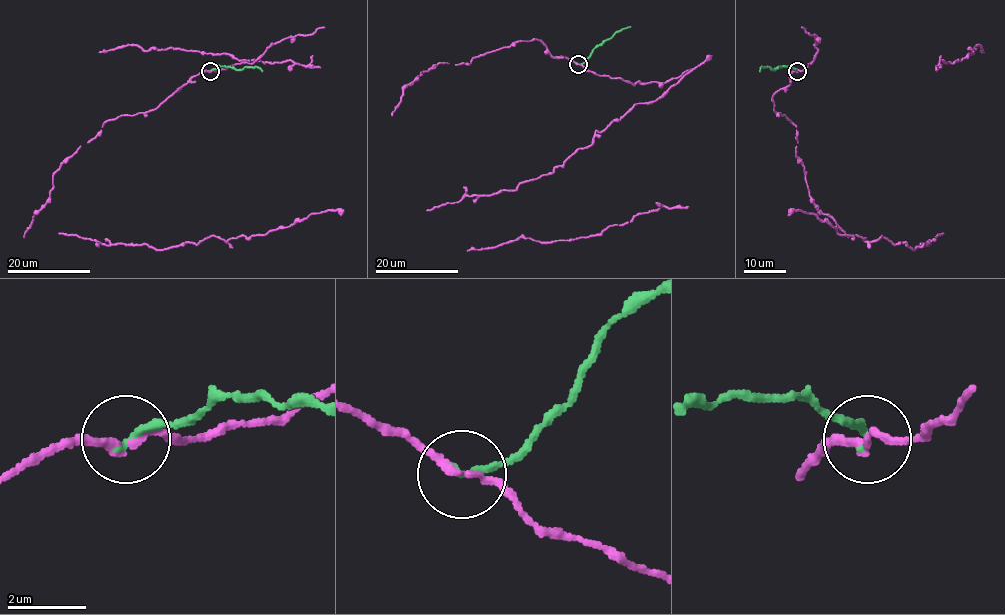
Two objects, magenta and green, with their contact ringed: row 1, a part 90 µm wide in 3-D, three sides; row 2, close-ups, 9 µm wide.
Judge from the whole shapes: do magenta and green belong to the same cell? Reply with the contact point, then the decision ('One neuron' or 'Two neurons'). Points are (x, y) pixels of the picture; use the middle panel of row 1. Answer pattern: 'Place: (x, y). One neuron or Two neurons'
Place: (578, 64). Two neurons

